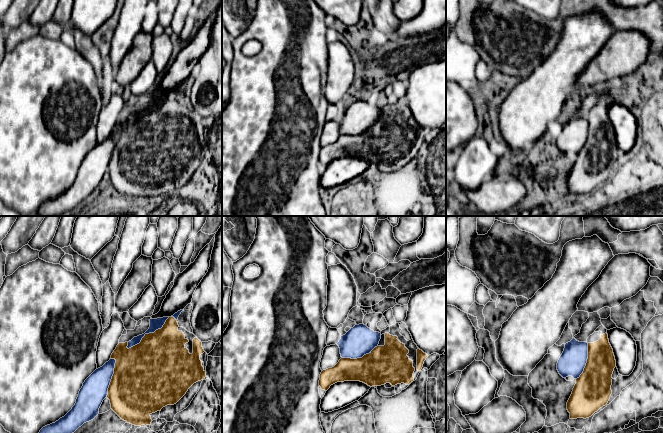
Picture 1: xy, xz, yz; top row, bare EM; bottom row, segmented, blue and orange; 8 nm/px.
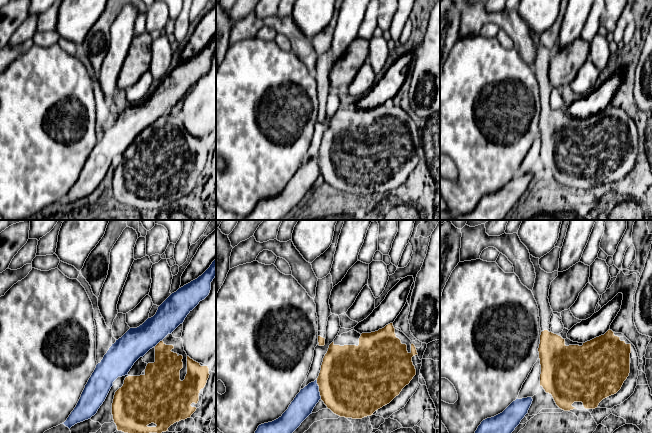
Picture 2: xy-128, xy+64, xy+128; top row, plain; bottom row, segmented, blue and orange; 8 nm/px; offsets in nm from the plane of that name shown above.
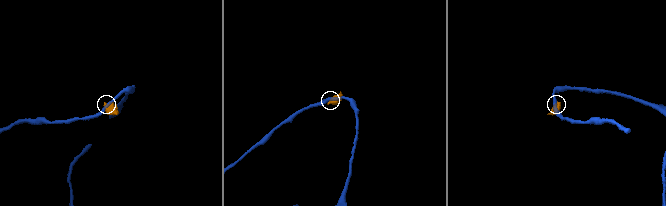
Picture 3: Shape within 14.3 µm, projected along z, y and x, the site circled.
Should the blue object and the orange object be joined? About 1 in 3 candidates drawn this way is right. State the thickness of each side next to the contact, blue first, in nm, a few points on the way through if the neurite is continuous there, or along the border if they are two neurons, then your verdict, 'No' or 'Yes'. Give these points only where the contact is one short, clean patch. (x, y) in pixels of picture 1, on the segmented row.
Thickness 90 nm (blue) against 460 nm. No

